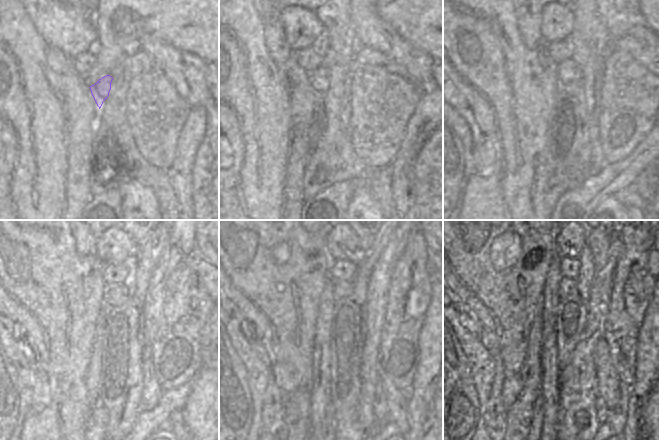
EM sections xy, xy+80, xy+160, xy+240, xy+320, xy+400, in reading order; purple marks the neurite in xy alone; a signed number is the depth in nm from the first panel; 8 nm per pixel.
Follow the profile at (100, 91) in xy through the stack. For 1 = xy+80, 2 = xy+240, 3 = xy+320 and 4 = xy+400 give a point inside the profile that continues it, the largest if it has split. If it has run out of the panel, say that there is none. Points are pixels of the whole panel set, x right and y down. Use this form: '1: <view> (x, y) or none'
1: xy+80 (319, 78)
2: xy+240 (115, 295)
3: xy+320 (341, 289)
4: xy+400 (566, 286)

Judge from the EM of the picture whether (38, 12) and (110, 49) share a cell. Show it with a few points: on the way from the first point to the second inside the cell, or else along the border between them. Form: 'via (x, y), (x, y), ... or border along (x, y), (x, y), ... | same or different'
border along (94, 19), (97, 42) | different

